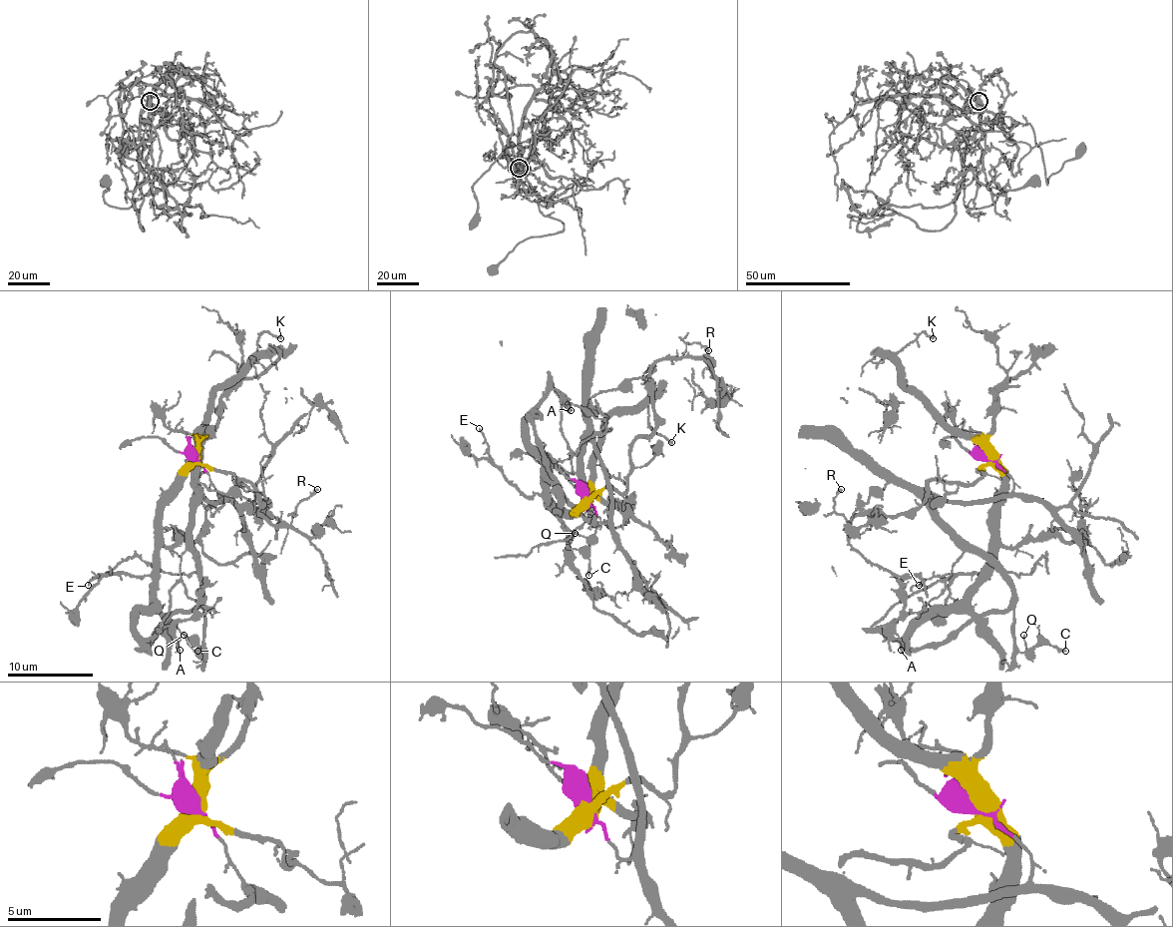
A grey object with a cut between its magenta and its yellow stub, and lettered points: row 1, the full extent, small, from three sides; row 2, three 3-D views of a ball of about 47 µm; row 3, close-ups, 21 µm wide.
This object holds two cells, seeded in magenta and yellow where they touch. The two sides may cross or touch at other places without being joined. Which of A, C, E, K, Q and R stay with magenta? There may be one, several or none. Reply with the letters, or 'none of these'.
C, Q

